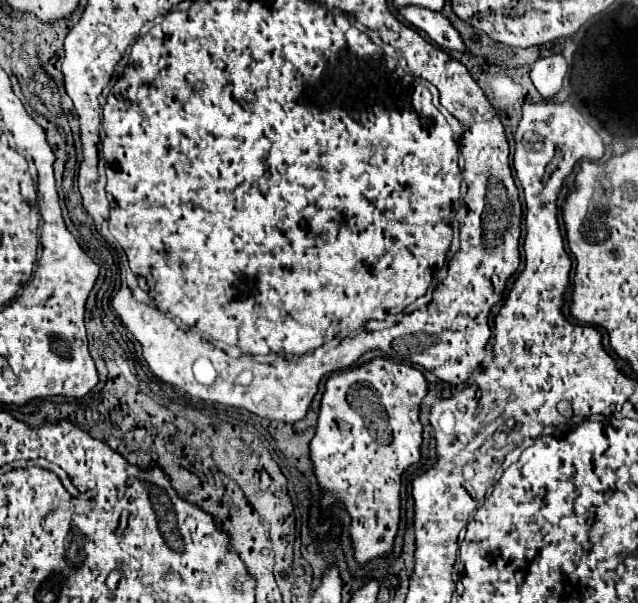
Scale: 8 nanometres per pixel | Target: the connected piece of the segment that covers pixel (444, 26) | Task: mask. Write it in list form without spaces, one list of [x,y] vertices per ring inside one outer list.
[[[404,6],[398,10],[400,16],[410,22],[414,28],[426,32],[438,46],[446,50],[466,50],[460,34],[440,12],[432,12],[420,6]]]

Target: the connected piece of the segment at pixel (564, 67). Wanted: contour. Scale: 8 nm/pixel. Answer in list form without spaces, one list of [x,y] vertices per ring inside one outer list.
[[[554,54],[554,56],[548,56],[548,58],[540,58],[532,64],[532,70],[530,70],[530,78],[536,86],[536,90],[546,98],[550,100],[562,86],[562,80],[568,72],[568,62],[562,54]]]

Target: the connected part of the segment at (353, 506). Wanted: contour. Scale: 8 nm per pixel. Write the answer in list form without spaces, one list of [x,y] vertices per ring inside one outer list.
[[[384,356],[372,358],[352,370],[334,372],[326,382],[316,436],[310,442],[314,474],[318,478],[320,488],[324,490],[322,508],[326,510],[334,502],[340,502],[348,510],[352,518],[350,536],[354,556],[360,564],[390,554],[392,550],[400,522],[400,478],[402,472],[420,458],[422,424],[418,422],[418,406],[426,392],[426,378],[420,370]]]

